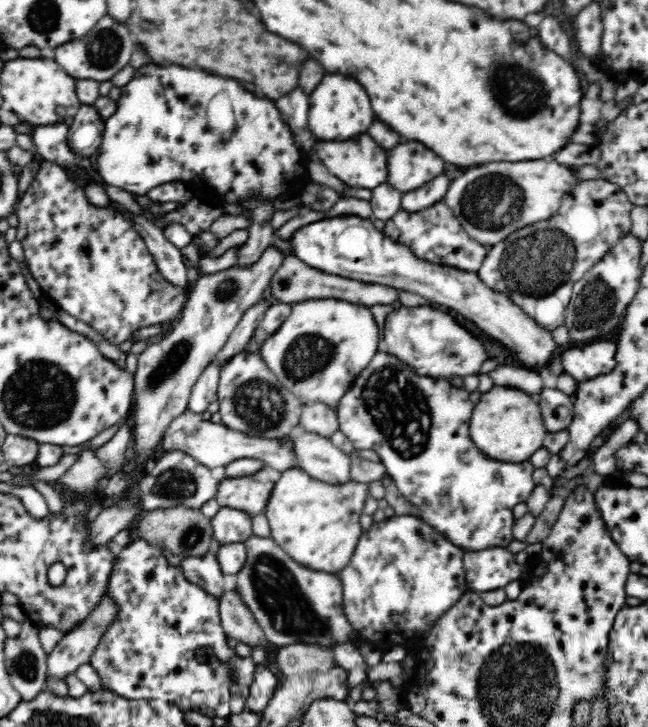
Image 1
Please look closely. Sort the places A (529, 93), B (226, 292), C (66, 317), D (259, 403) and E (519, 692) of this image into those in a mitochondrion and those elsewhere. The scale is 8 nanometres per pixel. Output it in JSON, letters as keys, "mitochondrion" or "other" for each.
{"A":"mitochondrion","B":"mitochondrion","C":"other","D":"mitochondrion","E":"mitochondrion"}

